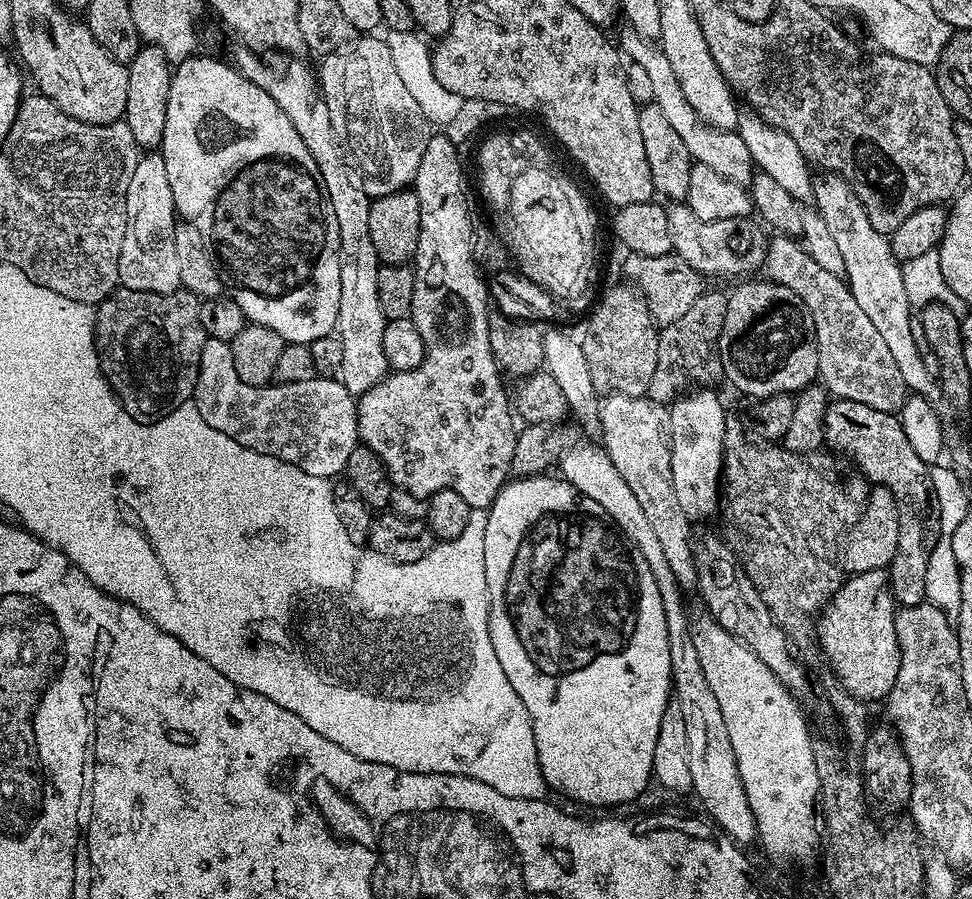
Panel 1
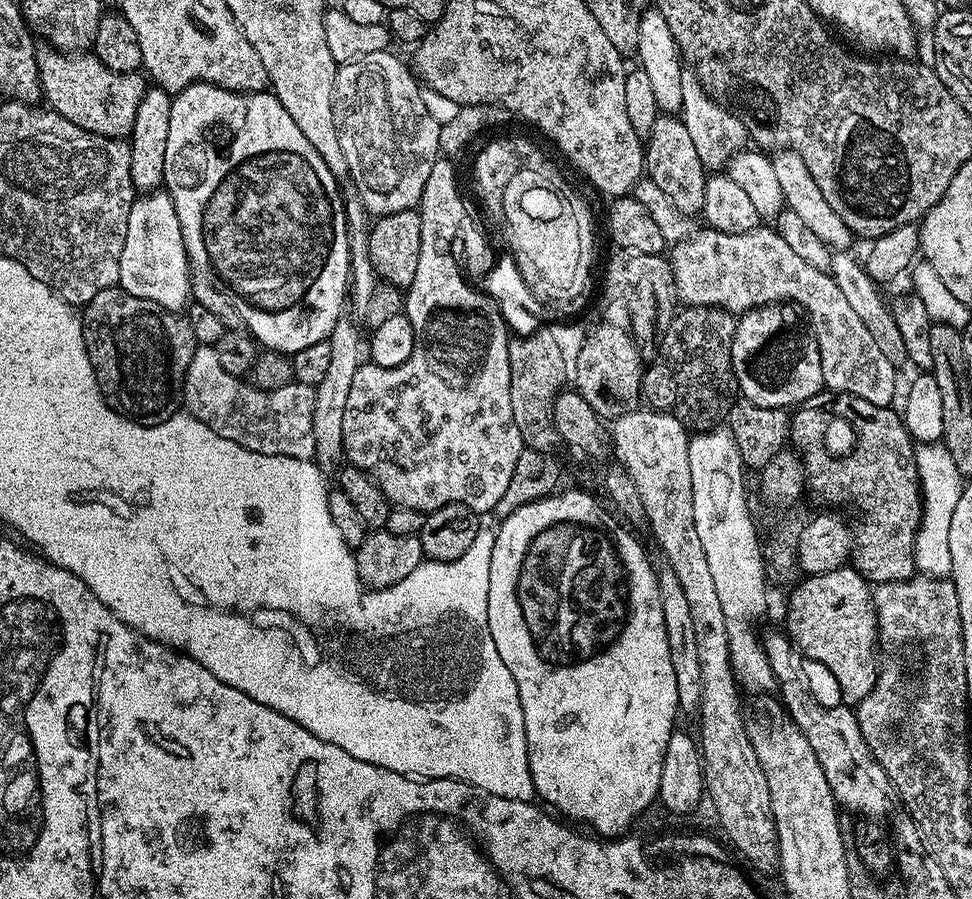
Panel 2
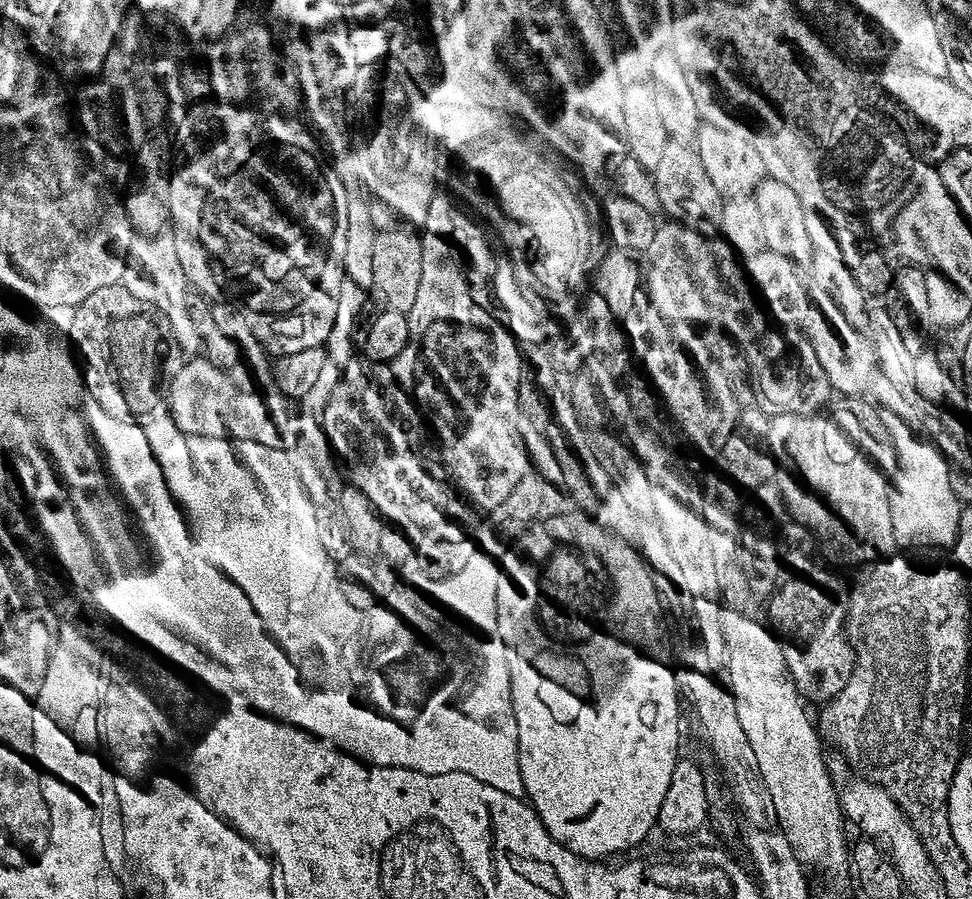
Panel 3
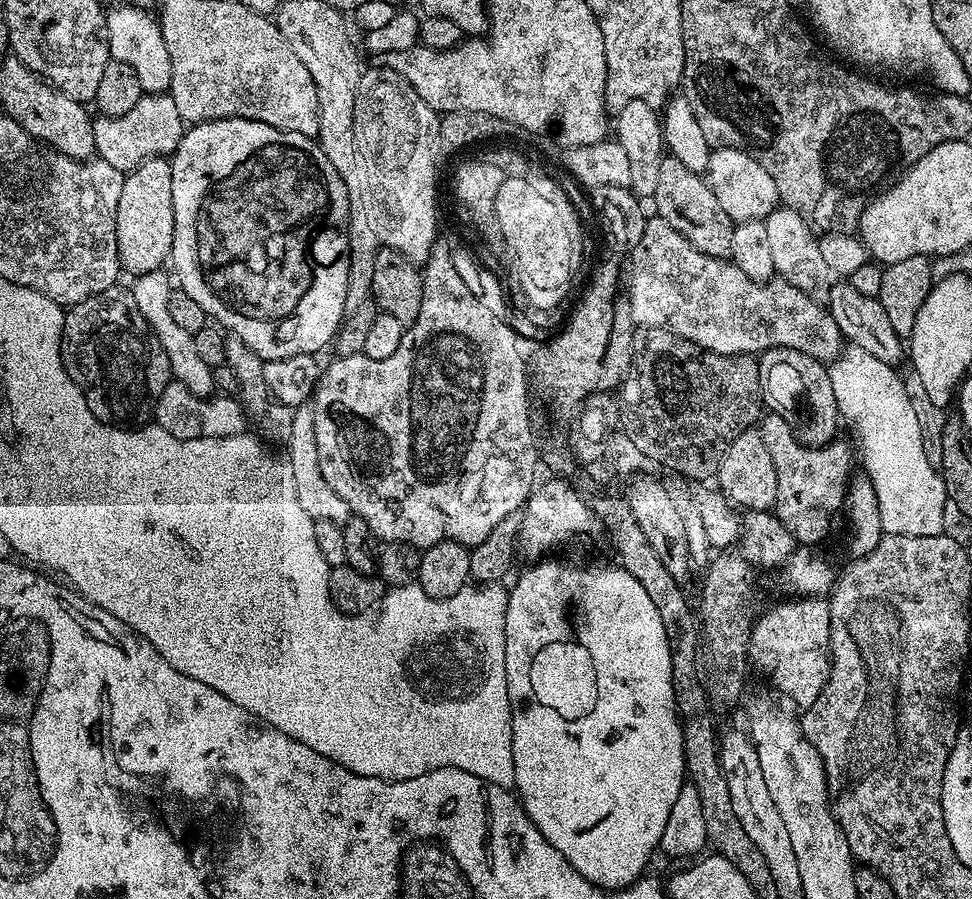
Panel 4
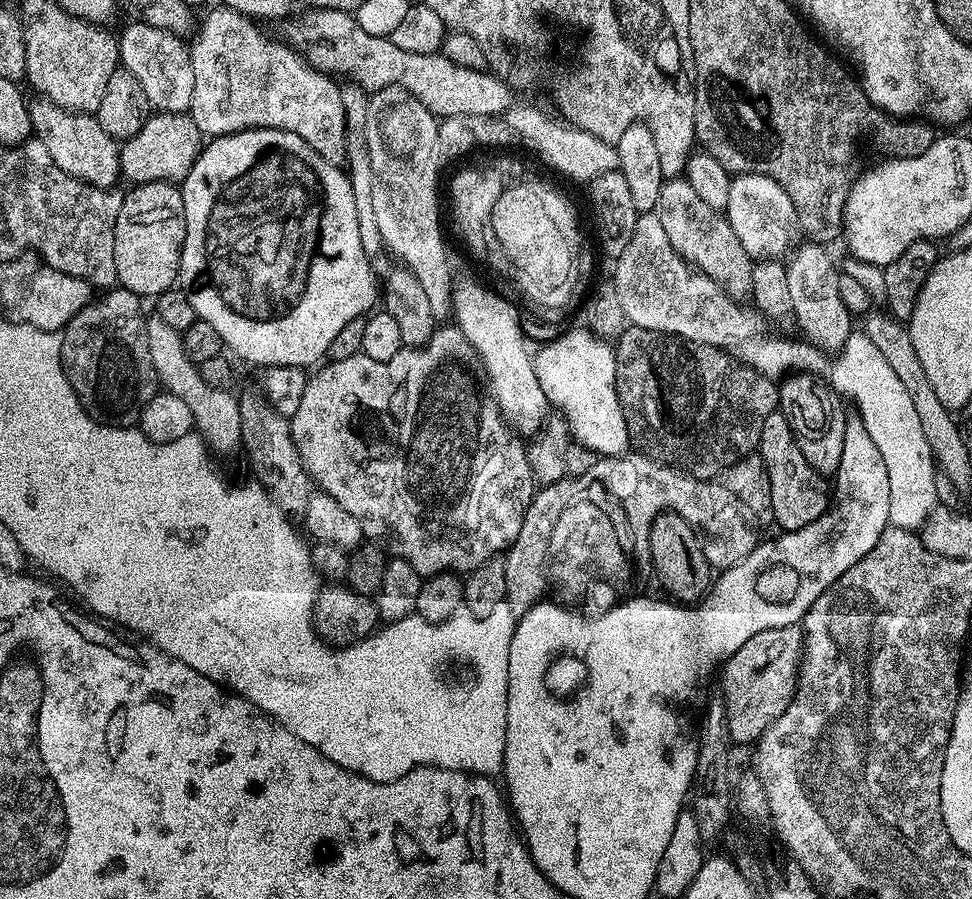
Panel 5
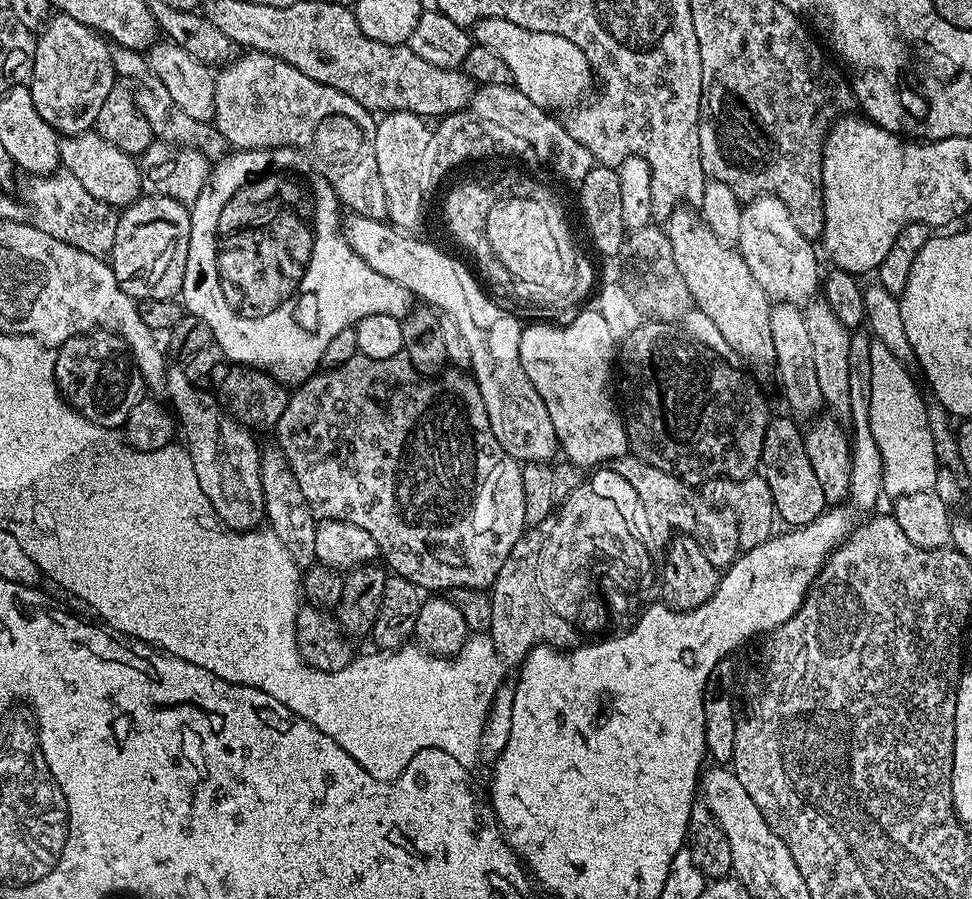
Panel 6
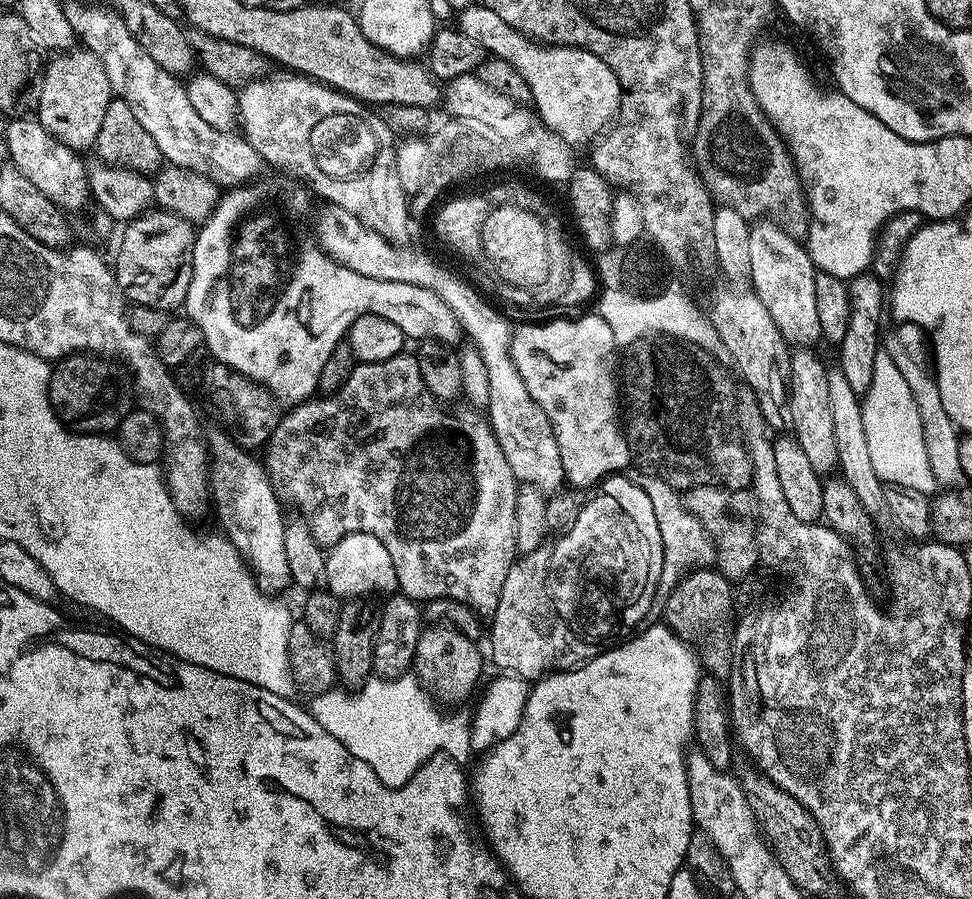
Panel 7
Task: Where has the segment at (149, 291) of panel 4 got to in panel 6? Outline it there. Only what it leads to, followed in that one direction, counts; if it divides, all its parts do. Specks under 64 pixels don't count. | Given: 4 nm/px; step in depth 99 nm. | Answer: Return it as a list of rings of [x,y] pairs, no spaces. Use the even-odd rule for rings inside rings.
[[[169,367],[166,396],[172,399],[170,406],[178,421],[179,431],[180,428],[184,431],[182,440],[194,462],[194,474],[198,474],[198,486],[202,486],[202,490],[210,498],[220,521],[228,528],[237,530],[251,530],[261,527],[266,516],[266,505],[262,490],[262,474],[260,473],[261,445],[256,444],[255,438],[252,437],[255,435],[243,424],[237,422],[211,391],[194,386],[194,383],[186,378],[183,367]]]

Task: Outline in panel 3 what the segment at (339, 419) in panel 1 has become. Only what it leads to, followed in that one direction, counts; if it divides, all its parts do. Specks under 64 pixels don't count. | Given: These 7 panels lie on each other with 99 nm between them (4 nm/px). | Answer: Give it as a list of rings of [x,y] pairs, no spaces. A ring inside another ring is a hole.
[[[203,358],[183,361],[170,382],[168,391],[168,416],[173,420],[175,431],[185,436],[205,436],[223,440],[259,442],[262,446],[295,449],[299,442],[300,413],[297,405],[288,397],[272,394],[268,404],[259,391],[246,393],[230,382],[227,372],[210,366]]]

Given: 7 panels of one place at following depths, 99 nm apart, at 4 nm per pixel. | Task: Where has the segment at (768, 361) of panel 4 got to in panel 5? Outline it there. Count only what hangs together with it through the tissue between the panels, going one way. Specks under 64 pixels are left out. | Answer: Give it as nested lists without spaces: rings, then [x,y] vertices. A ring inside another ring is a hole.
[[[793,371],[779,381],[778,387],[778,411],[786,418],[794,434],[794,442],[798,442],[798,450],[802,450],[802,458],[806,458],[806,462],[810,462],[820,476],[835,477],[838,461],[842,459],[842,437],[846,435],[848,421],[844,412],[845,401],[819,375],[811,372]]]

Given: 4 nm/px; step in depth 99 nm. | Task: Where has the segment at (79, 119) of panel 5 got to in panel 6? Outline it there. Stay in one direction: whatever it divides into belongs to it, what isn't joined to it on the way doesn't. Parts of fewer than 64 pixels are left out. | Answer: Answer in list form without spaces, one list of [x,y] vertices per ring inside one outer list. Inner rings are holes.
[[[95,130],[63,137],[60,141],[60,163],[63,171],[74,174],[74,178],[82,182],[89,194],[94,194],[94,198],[117,210],[127,208],[142,195],[142,169],[139,163],[128,152],[106,142],[106,138],[102,138]]]

